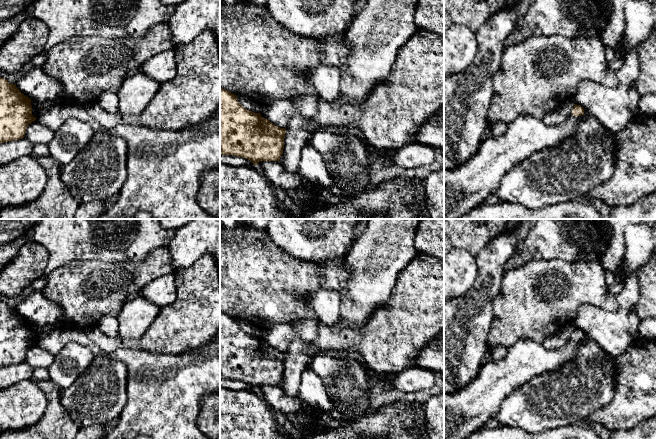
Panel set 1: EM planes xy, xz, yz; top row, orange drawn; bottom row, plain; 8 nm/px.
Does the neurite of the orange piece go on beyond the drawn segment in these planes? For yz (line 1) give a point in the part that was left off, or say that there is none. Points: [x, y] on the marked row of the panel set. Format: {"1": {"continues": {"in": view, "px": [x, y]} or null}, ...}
{"1": {"continues": null}}

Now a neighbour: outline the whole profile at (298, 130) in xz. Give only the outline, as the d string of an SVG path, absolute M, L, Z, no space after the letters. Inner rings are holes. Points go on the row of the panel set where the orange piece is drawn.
M295 113L285 127L282 167L285 171L296 174L304 146L310 141L313 118Z

